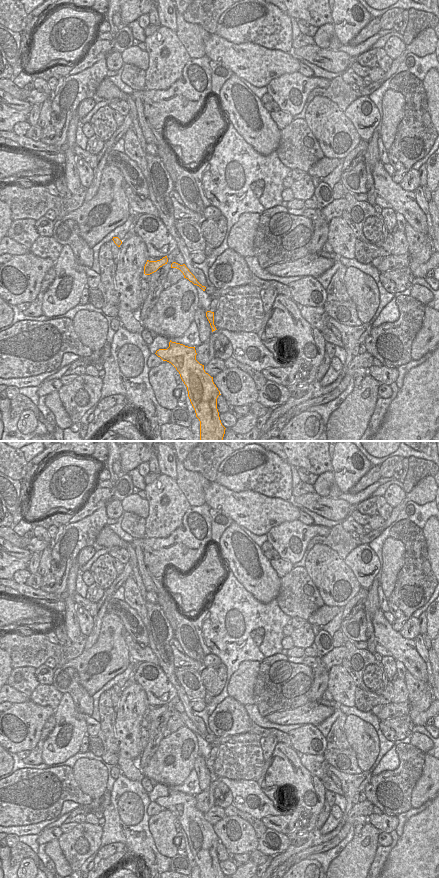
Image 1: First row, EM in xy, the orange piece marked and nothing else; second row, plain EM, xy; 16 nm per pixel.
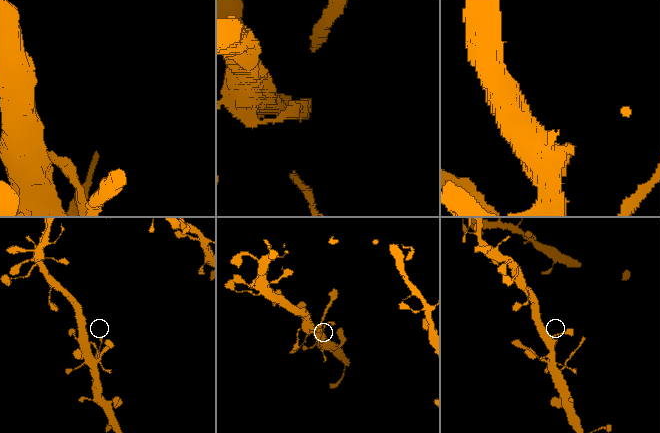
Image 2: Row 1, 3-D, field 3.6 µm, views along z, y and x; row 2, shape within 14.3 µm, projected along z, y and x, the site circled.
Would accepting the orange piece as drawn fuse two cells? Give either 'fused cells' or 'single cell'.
fused cells

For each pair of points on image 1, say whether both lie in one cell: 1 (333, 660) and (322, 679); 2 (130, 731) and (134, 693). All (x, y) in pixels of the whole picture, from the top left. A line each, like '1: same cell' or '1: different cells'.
1: different cells
2: same cell

